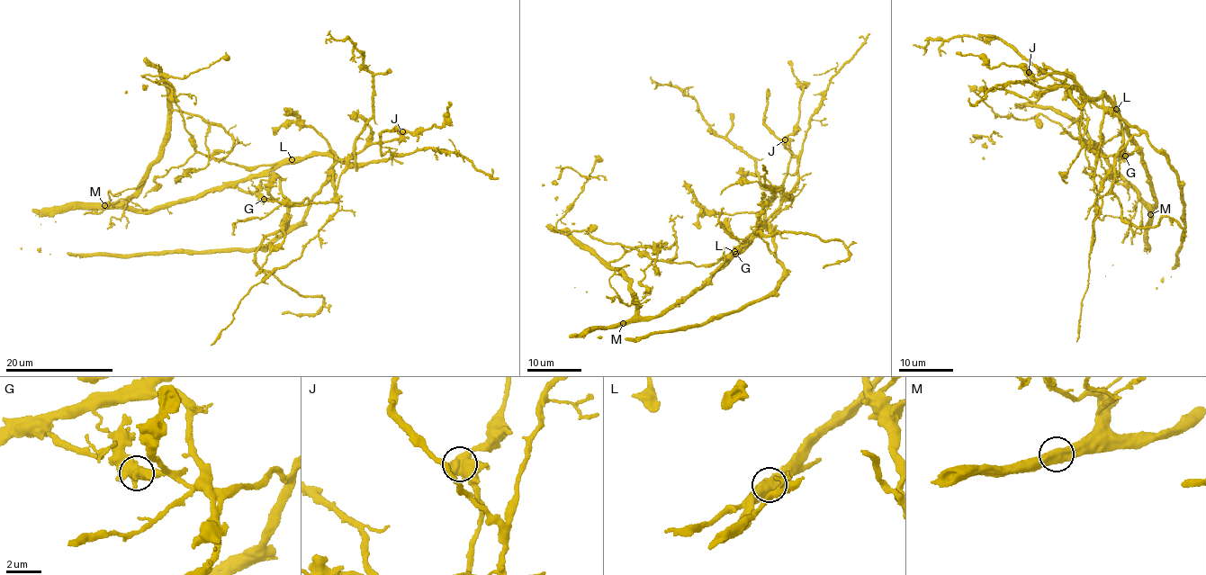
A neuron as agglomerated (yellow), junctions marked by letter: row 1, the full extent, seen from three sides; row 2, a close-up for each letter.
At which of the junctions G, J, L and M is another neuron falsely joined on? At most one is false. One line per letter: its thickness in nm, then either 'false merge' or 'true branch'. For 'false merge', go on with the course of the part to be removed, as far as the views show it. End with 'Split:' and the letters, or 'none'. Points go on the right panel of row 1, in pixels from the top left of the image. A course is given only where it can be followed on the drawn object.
G: 650 nm thick; true branch
J: 700 nm thick; true branch
L: 750 nm thick; false merge; foreign part runs (1116, 109), (1120, 132), (1094, 148), (1039, 114), (1029, 120), (995, 115), (992, 107), (975, 93), (975, 85)
M: 700 nm thick; true branch
Split: L

